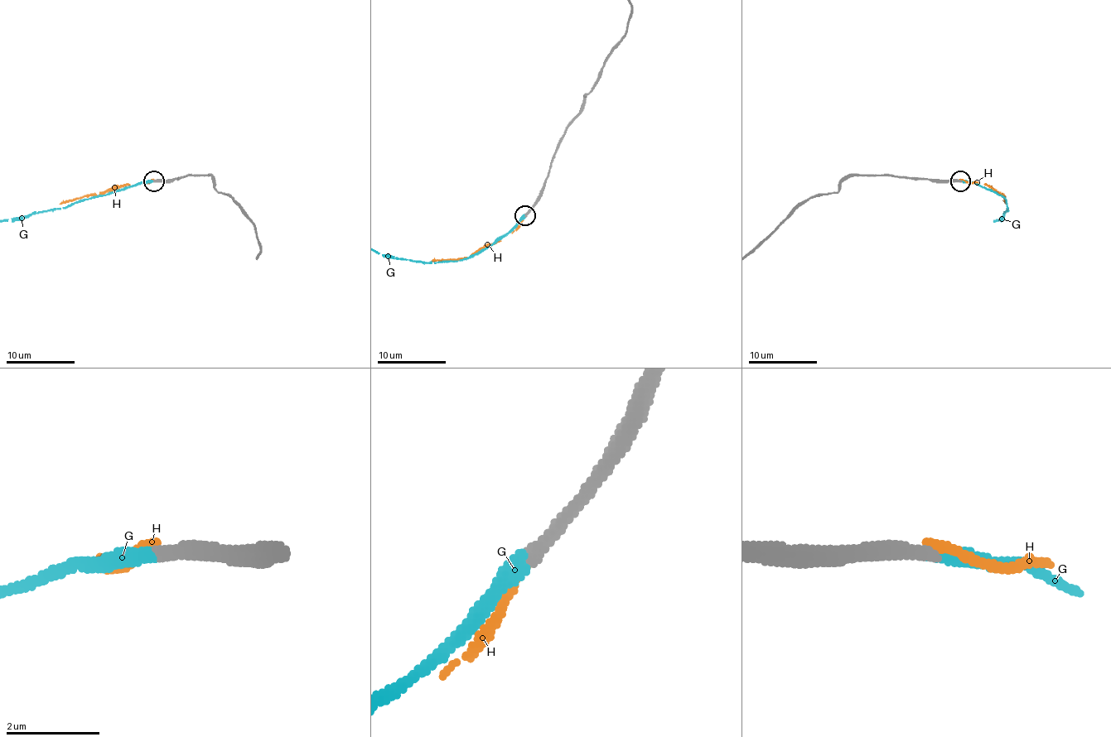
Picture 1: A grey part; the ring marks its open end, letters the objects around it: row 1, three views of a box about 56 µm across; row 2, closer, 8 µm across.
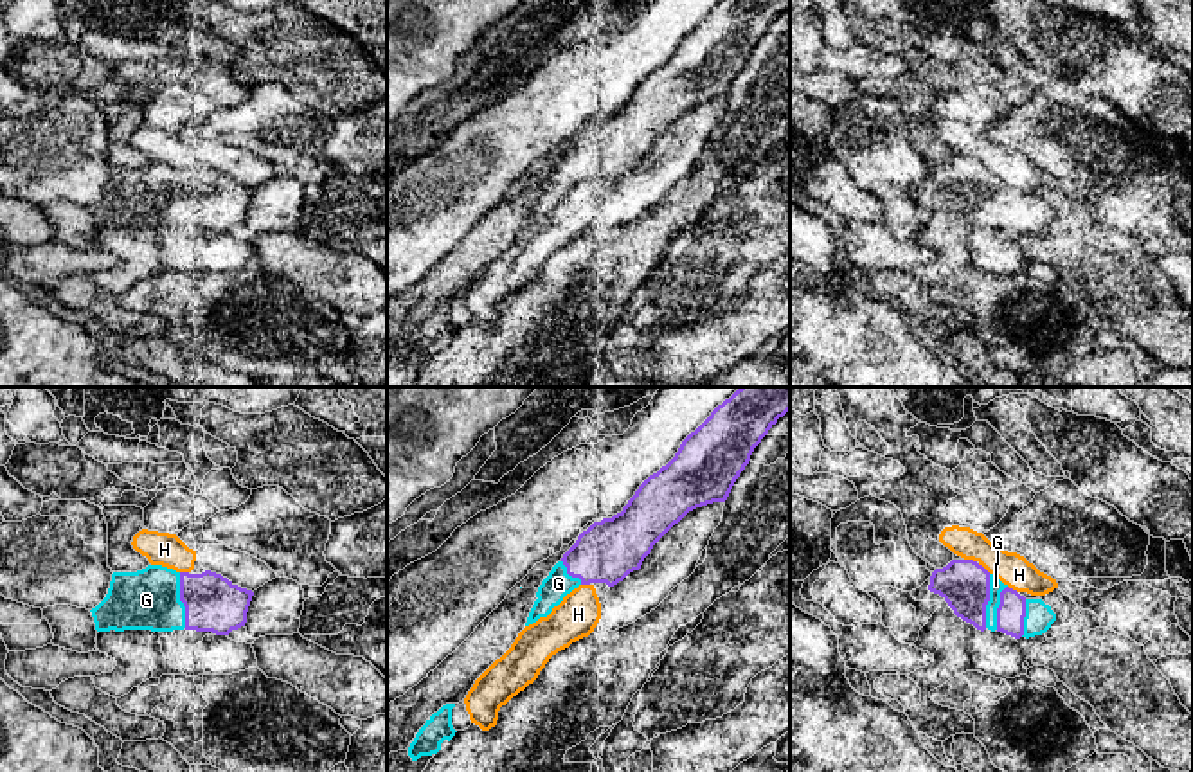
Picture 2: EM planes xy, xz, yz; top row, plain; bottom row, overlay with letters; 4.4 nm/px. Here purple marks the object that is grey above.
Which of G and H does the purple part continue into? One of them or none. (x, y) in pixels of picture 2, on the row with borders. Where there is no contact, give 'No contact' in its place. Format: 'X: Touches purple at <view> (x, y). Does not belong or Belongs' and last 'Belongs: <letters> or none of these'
G: Touches purple at xy (180, 600). Belongs
H: Touches purple at yz (977, 564). Does not belong
Belongs: G

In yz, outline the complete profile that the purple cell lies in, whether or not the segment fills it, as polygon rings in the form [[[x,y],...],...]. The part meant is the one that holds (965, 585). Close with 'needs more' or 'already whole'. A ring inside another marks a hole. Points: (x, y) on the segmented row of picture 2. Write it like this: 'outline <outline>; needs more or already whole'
outline [[[952,560],[936,569],[928,590],[981,632],[988,628],[1029,639],[1045,633],[1056,621],[1056,614],[1042,599],[1026,599],[973,560]]]; needs more

